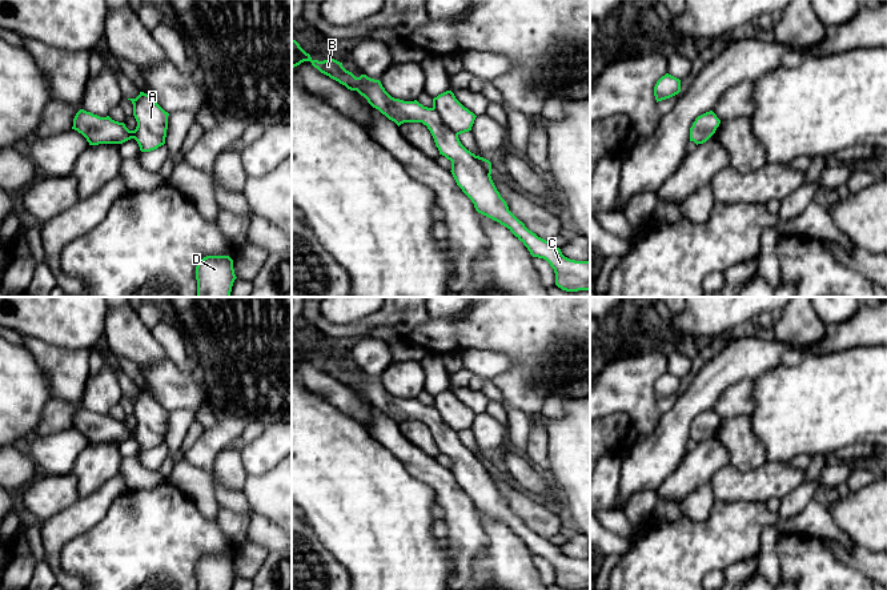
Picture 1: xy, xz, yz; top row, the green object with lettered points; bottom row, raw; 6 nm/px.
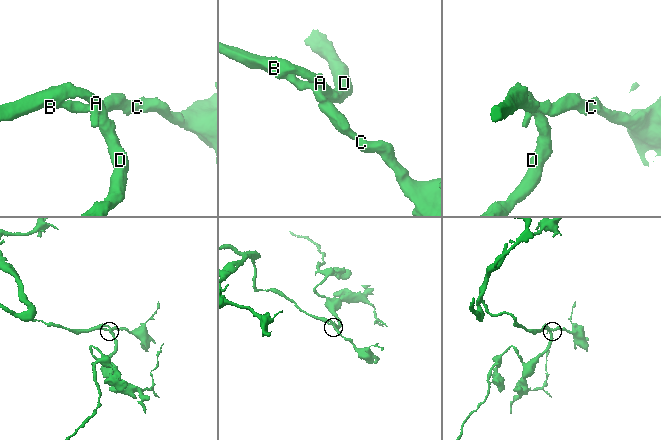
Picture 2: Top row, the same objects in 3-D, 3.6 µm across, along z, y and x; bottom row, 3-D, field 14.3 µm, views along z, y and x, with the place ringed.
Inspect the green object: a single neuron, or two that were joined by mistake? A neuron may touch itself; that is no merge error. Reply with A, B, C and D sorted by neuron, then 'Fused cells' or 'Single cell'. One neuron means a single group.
Groups: A B C D. Single cell

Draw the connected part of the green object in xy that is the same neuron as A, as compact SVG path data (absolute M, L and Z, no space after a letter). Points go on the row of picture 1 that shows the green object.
M140 92L136 99L128 99L133 104L133 116L137 121L135 131L129 131L124 123L109 116L100 117L80 109L72 129L81 133L89 145L123 144L135 139L141 152L150 152L165 144L168 116L149 95Z

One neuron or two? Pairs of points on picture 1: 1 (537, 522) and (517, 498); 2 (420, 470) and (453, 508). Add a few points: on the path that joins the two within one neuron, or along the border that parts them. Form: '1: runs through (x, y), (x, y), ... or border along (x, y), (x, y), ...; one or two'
1: runs through (536, 517), (522, 504); one
2: runs through (430, 476), (450, 497); one

